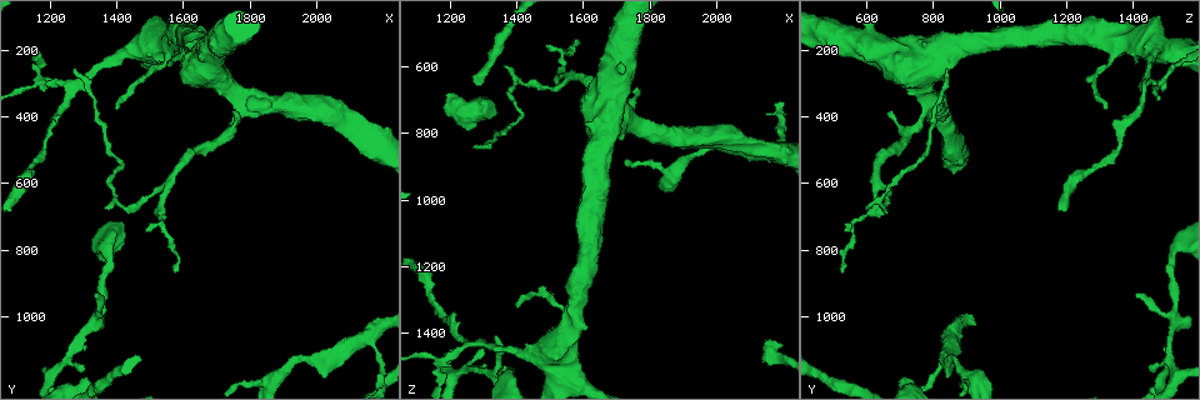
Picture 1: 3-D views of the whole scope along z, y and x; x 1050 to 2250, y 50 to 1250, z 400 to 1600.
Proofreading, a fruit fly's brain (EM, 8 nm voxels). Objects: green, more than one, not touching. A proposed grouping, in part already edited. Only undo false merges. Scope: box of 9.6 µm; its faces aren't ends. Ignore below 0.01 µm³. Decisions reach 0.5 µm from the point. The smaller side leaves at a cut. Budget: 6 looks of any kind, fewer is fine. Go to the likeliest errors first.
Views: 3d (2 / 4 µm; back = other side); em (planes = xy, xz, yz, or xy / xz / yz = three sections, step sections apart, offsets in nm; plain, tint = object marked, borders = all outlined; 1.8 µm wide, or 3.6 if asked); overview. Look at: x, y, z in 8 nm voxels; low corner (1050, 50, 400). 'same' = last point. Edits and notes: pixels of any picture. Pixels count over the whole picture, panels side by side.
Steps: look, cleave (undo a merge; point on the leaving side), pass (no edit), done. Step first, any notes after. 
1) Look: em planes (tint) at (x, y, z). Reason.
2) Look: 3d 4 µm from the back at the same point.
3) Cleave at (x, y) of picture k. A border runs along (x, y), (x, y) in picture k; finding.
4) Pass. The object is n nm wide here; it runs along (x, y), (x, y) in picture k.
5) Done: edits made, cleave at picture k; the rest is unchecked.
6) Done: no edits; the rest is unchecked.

Look: em planes (plain) at (1290, 310, 1430). Two arms in line, one across.

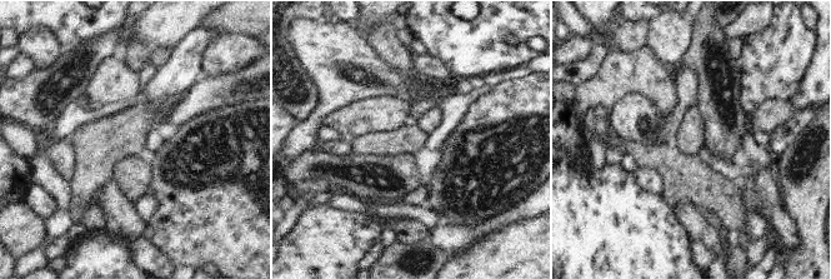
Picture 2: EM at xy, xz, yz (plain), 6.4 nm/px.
Look: em planes (tint) at the same point.

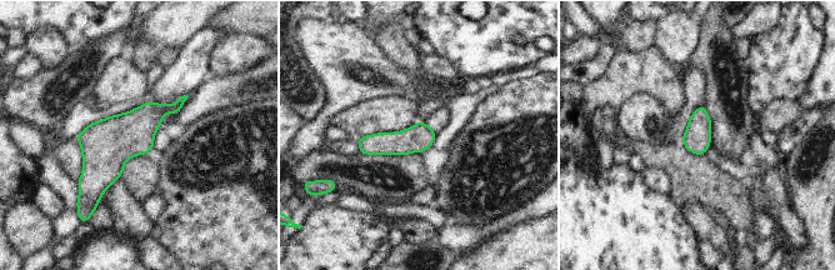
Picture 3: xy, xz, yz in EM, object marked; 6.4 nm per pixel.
Pass. The object is 180 nm wide here; it runs along (180, 101), (103, 165), (91, 198) in picture 3; all the same neuron.

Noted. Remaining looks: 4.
Look: em planes (tint) at (1770, 350, 790). Thick turns thin.

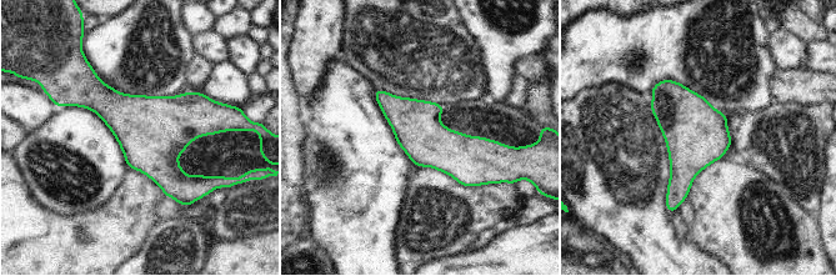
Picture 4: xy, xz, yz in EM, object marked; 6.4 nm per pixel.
Pass. It runs along (378, 93), (444, 150), (494, 150) in picture 4; all the same neuron.

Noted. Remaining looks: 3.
Look: em xy step 16 (tint) at (1580, 170, 1330). A fork.

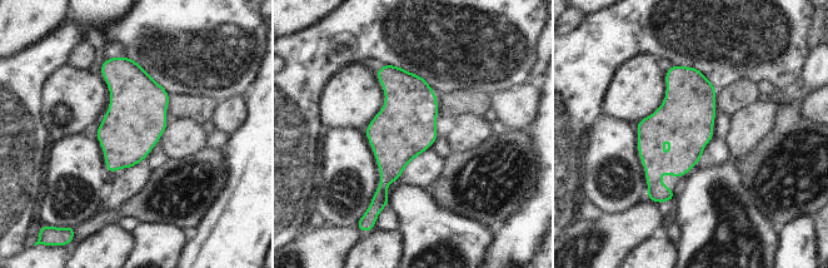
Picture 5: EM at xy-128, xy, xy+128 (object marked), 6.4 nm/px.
Look: em planes (tint) at the same point.

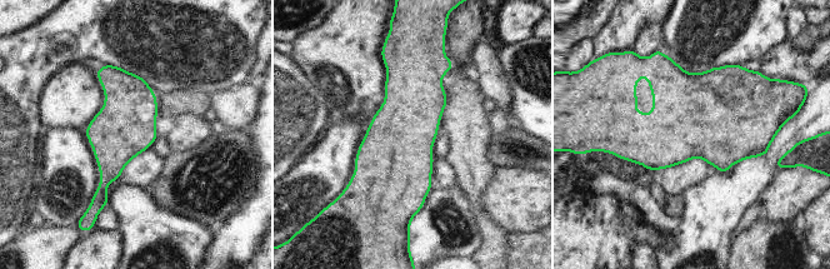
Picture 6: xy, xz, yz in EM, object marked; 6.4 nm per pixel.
Pass. The object is 380 nm wide here; all the same neuron.

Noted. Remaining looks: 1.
Done: no edits; the rest is unchecked.

